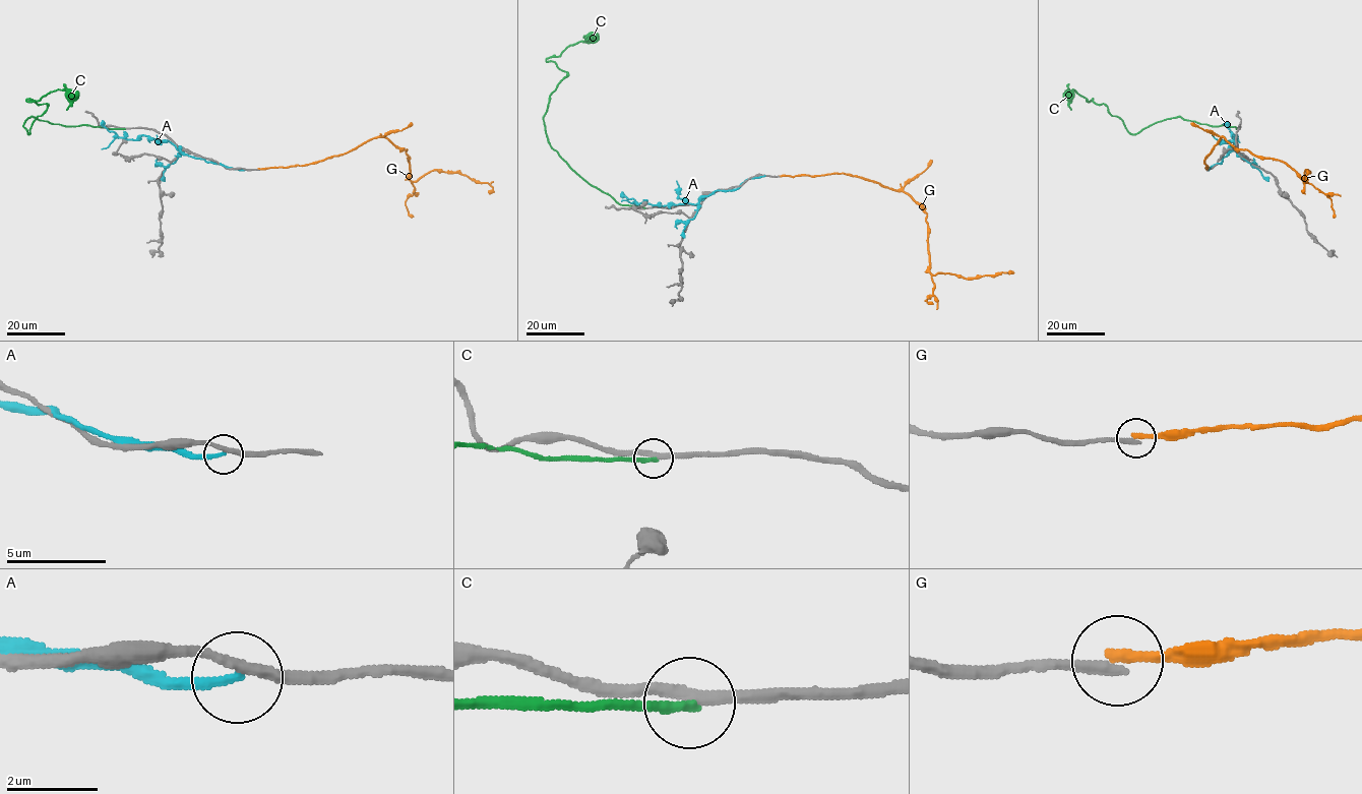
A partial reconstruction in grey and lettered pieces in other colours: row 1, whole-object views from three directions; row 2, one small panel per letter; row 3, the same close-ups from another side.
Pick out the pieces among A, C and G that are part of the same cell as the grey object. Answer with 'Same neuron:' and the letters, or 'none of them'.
Same neuron: none of them

